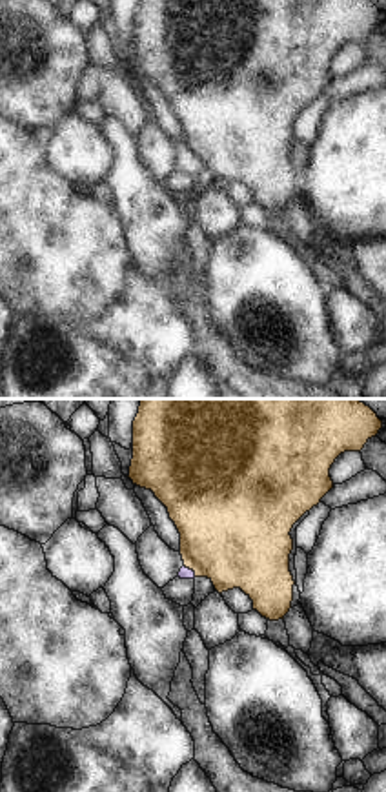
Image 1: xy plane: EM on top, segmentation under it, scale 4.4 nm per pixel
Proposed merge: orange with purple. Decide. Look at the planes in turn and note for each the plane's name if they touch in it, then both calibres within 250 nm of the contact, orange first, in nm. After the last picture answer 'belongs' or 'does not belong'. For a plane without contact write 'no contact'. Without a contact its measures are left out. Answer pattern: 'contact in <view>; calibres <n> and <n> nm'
contact in xy; calibres 480 and 50 nm

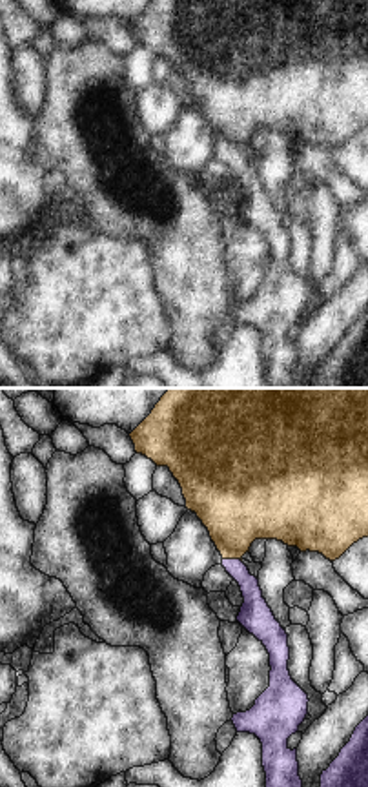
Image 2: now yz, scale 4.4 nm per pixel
contact in yz; calibres 360 and 120 nm

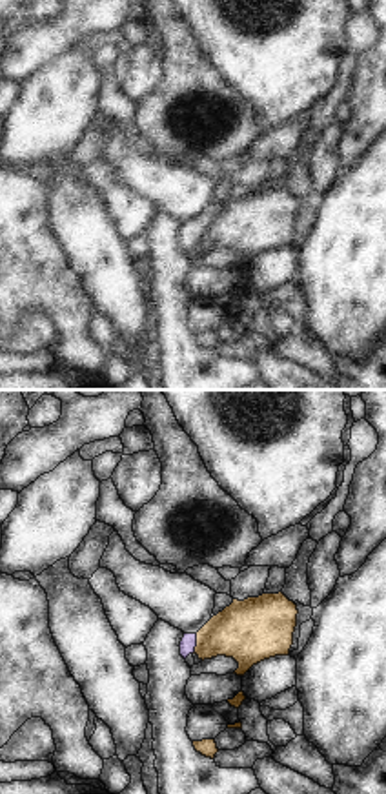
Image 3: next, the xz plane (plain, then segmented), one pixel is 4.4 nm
contact in xz; calibres 280 and 70 nm

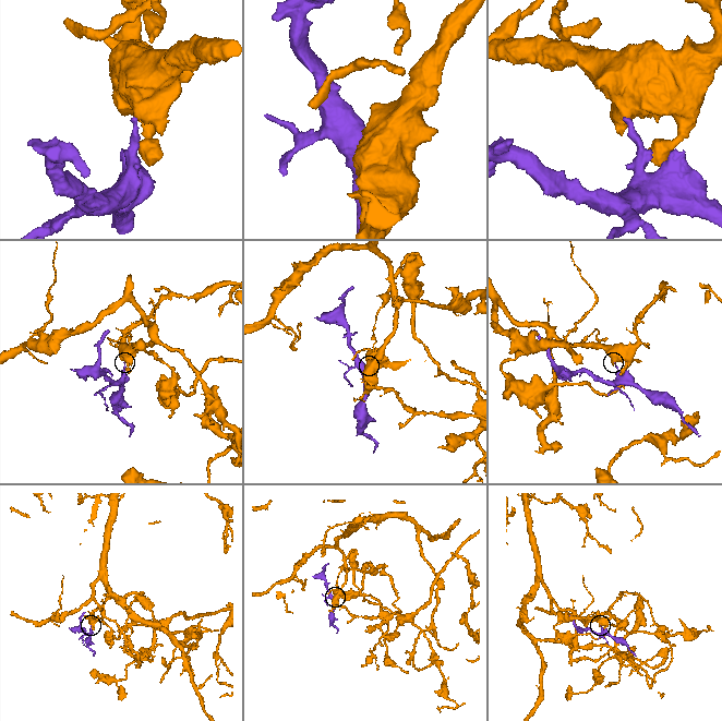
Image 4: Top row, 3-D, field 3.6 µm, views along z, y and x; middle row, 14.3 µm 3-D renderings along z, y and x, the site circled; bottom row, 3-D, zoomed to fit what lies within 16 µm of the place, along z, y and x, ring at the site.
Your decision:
does not belong

